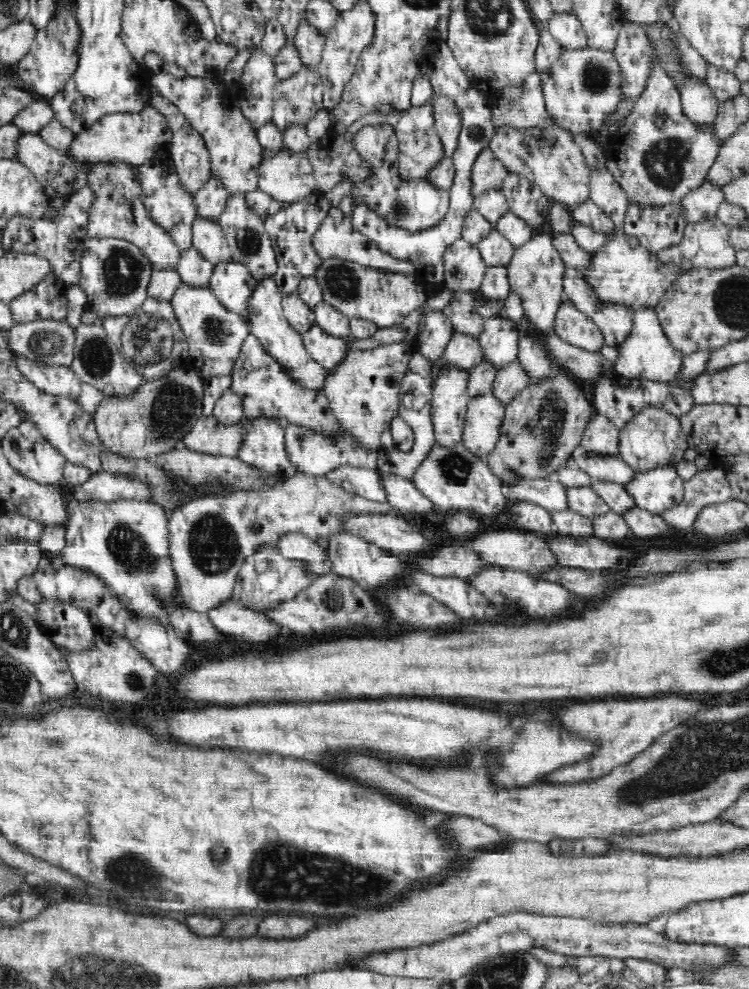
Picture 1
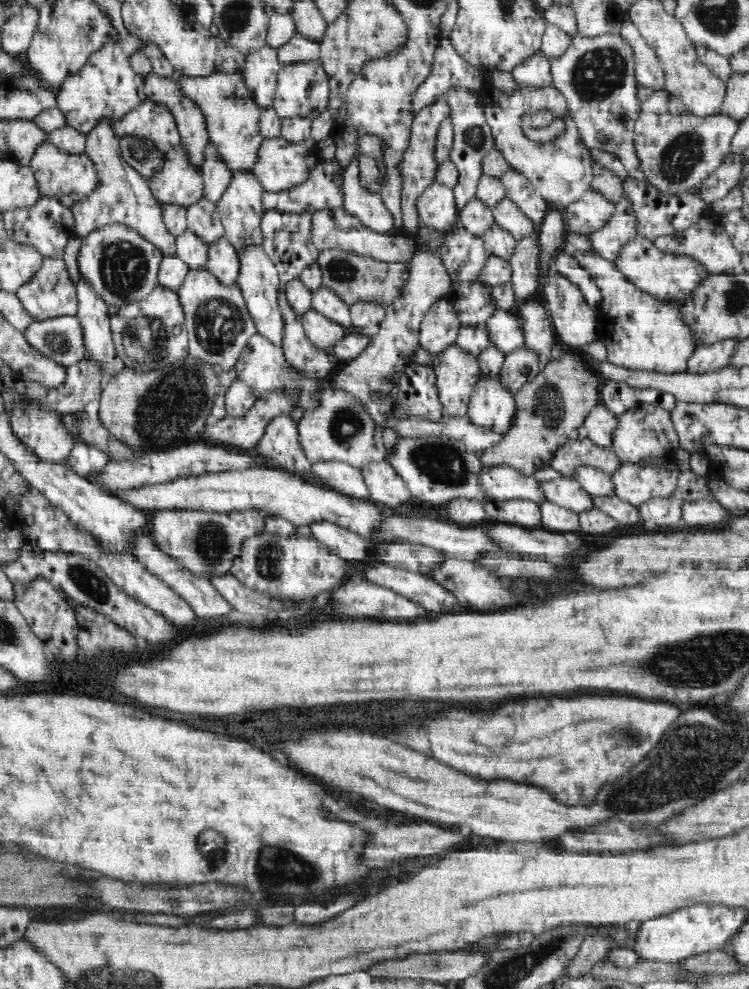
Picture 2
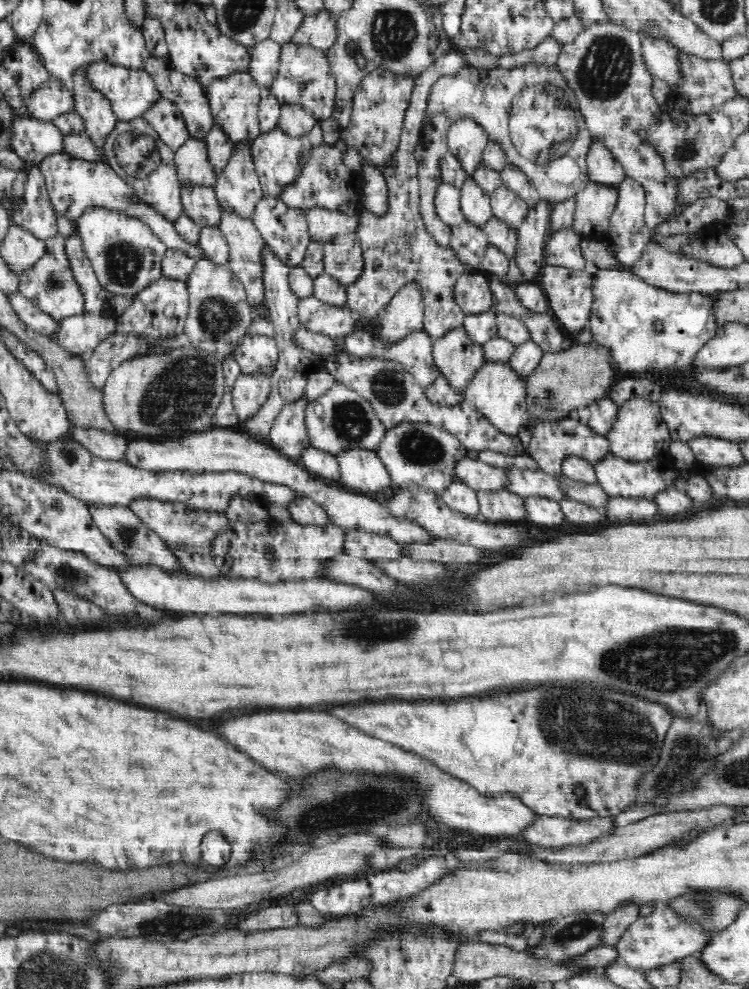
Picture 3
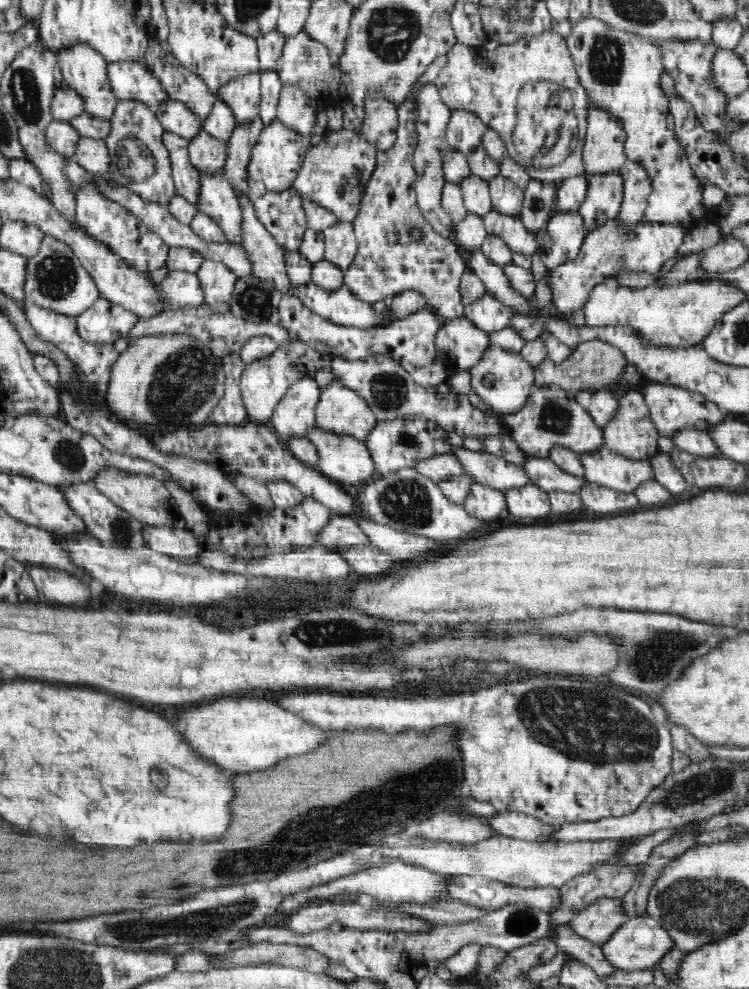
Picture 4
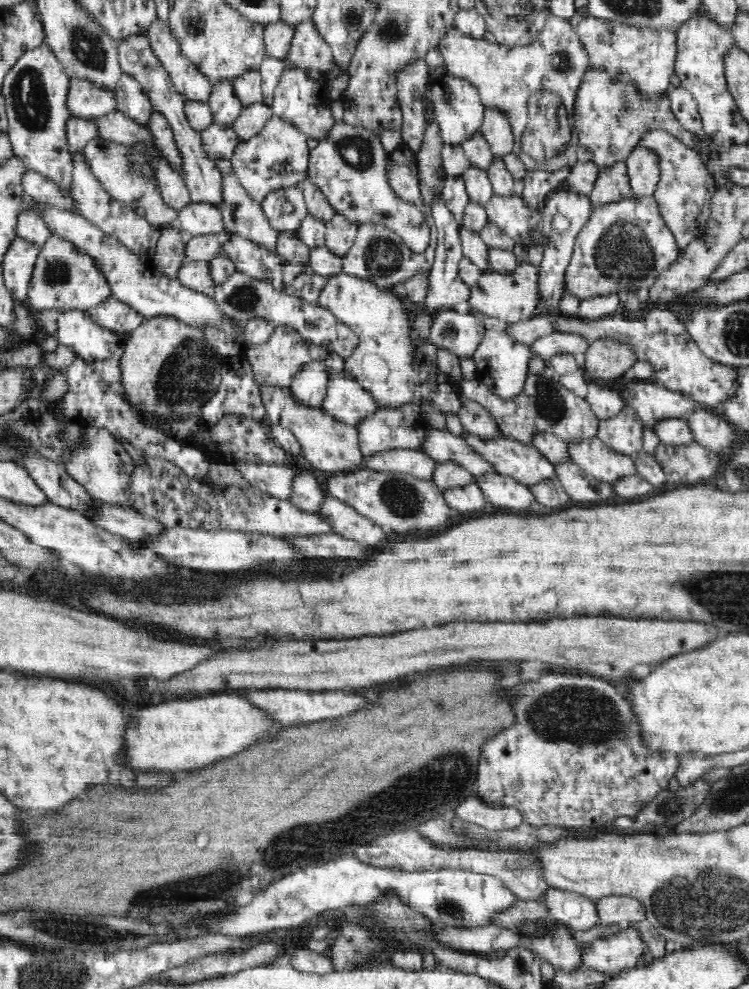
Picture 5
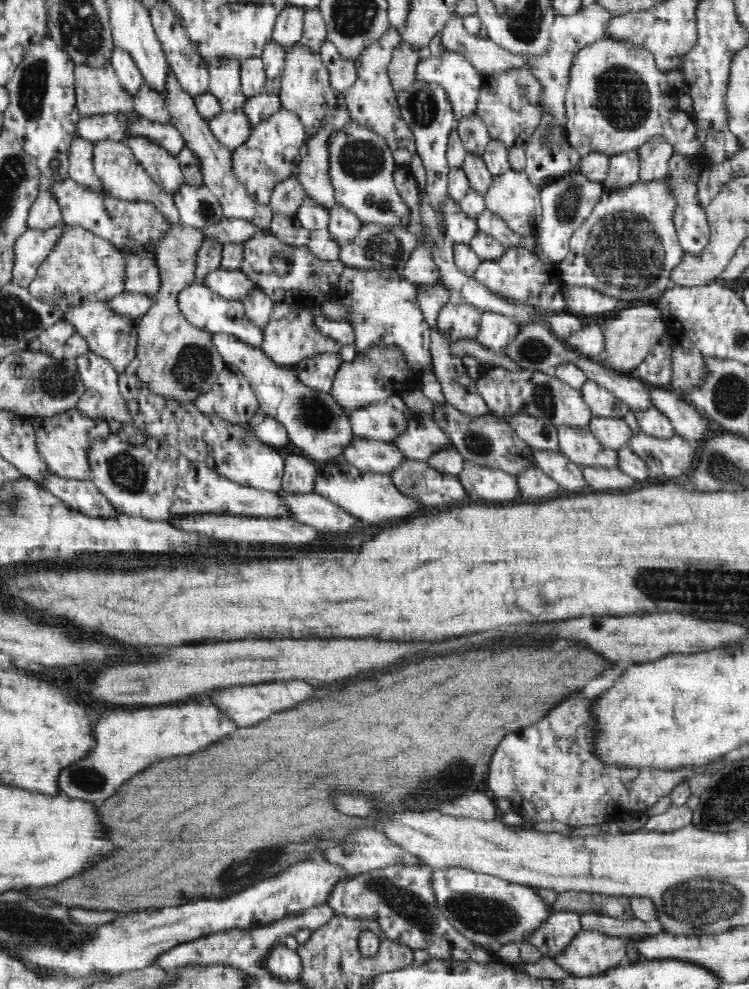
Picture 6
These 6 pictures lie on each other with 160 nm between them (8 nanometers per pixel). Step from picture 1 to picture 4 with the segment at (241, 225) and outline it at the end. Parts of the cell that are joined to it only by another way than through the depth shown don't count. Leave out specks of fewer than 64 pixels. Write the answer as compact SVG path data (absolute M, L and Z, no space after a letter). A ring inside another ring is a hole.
M259 118L253 123L236 126L226 144L227 155L224 168L221 170L235 194L250 201L253 198L250 196L250 185L248 185L248 164L250 164L252 148L258 140L262 127Z

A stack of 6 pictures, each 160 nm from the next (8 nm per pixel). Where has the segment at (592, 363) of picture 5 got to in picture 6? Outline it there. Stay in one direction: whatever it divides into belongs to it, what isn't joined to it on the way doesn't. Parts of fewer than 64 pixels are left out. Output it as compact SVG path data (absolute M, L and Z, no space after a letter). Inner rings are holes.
M653 303L634 308L619 308L612 316L610 322L606 322L604 333L604 352L600 356L600 364L620 374L629 375L649 354L652 348L659 343L664 336L667 326L662 315Z

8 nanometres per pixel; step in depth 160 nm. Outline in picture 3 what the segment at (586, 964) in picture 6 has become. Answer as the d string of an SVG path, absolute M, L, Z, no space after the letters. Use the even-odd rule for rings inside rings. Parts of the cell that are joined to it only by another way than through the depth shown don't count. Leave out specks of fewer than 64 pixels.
M668 906L657 908L650 916L639 916L618 940L616 949L620 953L620 962L633 969L648 971L702 953L702 950L710 944L712 937L705 924L694 923Z

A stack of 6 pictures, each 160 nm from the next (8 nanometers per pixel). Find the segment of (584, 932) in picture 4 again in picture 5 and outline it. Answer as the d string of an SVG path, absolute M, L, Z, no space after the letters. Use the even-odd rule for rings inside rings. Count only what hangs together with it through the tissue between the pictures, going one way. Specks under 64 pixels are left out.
M610 895L594 901L598 928L610 928L614 924L640 922L648 917L642 903L631 896Z

